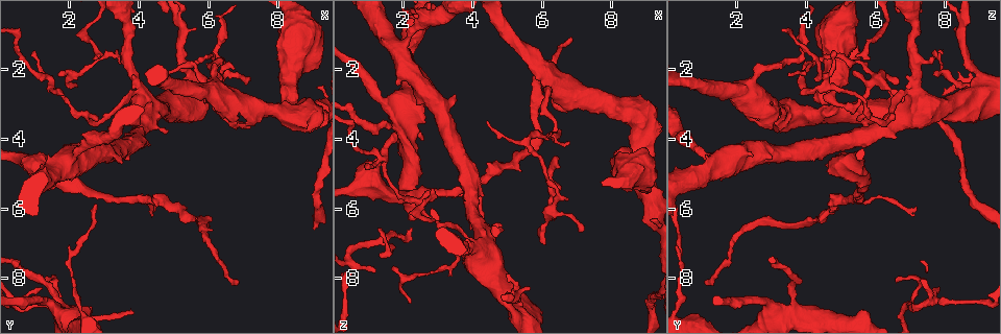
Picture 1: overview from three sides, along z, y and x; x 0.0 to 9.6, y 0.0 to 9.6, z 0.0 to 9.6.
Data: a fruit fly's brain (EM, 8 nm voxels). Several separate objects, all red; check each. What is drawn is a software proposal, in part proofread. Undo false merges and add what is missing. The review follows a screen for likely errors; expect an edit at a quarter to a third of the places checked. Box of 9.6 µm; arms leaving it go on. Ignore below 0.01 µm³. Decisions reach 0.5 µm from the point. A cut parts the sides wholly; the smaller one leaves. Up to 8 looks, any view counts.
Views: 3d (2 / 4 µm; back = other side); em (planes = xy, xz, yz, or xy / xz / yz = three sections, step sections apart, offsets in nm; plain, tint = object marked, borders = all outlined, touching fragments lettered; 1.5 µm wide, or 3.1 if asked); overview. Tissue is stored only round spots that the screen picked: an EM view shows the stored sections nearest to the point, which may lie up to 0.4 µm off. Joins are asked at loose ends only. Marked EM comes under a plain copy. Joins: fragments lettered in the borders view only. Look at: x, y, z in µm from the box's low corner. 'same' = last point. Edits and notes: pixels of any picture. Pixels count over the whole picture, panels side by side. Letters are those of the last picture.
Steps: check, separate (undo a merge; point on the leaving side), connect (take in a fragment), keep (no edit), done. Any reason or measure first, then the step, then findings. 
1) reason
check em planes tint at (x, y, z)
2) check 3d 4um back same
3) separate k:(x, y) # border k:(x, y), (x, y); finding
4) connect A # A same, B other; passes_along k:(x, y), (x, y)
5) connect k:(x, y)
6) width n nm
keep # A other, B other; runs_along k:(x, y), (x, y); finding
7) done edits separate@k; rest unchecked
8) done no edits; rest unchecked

thin end
check em xz step 8 borders at (4.40, 2.15, 3.50)

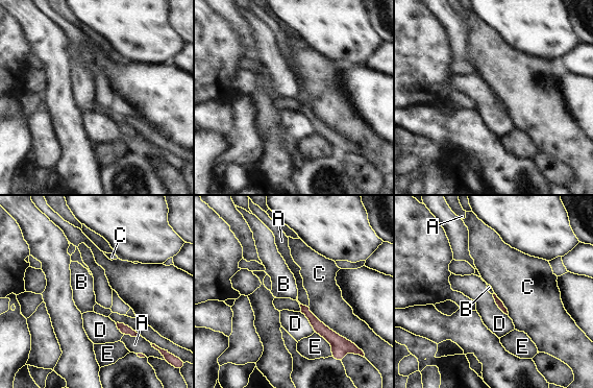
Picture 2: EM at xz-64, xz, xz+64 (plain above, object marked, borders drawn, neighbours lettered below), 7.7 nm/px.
check em planes borders same

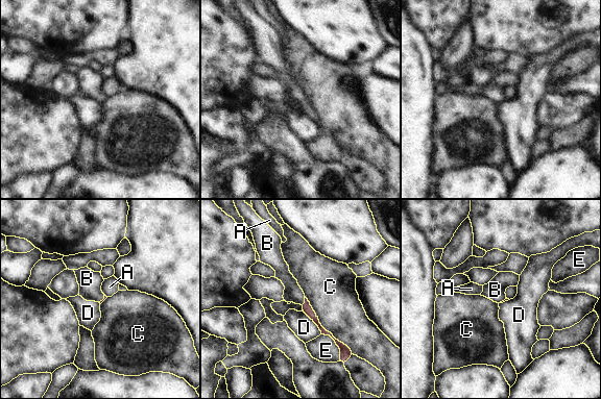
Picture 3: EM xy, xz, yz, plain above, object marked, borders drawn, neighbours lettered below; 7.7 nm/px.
connect B # A other, B same, C other, D other, E other; passes_along 3:(307, 308), (305, 301), (292, 293); it goes on there

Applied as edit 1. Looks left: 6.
check 3d 4um at (4.80, 3.75, 6.60)

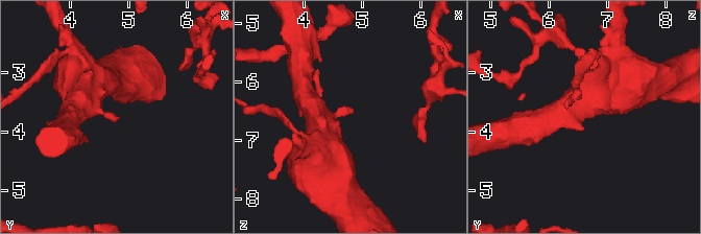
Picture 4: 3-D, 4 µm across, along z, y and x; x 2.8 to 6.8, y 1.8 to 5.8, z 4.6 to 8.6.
now the EM
check em xz step 8 tint at (4.80, 3.75, 6.55)

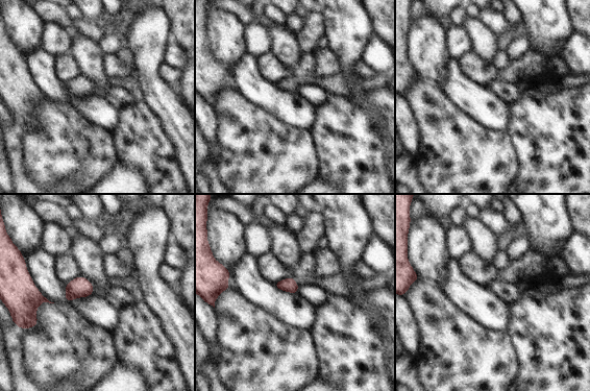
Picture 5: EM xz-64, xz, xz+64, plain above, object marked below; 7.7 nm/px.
another direction
check em planes borders same

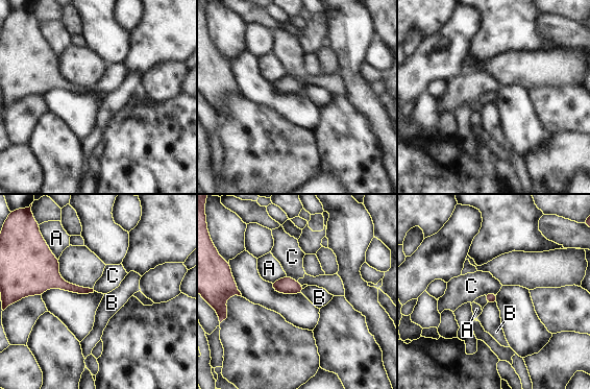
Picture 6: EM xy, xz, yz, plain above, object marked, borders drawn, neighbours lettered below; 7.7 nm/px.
longest_contact A 160 nm
keep # A other, B other, C other; border 6:(496, 293), (489, 292), (485, 295); no lettered fragment goes on from it

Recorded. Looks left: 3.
thin end
check 3d 4um at (4.45, 6.00, 7.15)

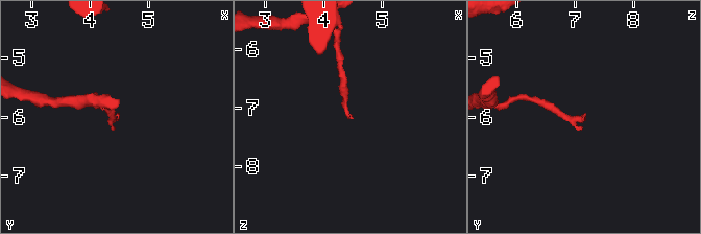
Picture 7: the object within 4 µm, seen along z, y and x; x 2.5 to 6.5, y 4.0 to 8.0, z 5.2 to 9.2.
check em planes borders at (4.50, 6.00, 7.20)

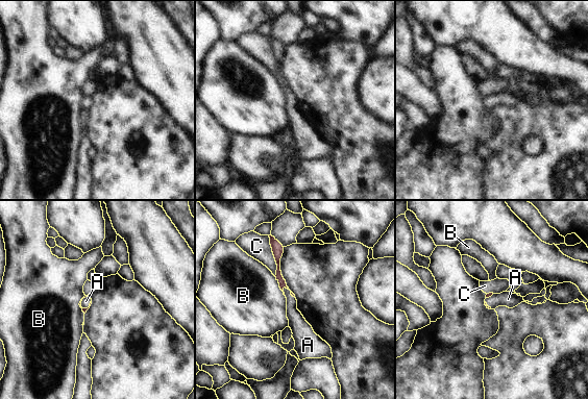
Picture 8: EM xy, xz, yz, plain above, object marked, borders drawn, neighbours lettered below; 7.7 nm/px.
longest_contact C 320 nm
connect A # A same, B other, C other; passes_along 8:(282, 282), (283, 291), (296, 320); it goes on there

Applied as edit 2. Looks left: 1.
done edits connect@3, connect@8; rest unchecked

